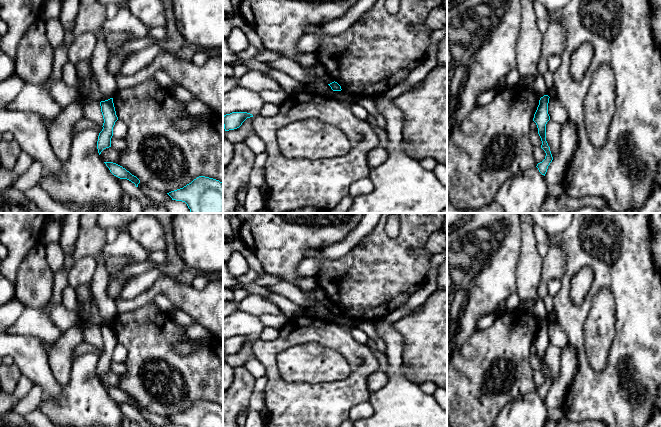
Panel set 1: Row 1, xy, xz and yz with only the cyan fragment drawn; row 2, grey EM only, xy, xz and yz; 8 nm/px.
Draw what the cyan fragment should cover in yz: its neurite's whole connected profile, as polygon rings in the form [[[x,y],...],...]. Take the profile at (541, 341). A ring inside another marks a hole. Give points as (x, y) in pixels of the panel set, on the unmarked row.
[[[544,319],[539,324],[539,329],[537,331],[537,334],[534,338],[533,345],[536,347],[538,352],[538,358],[541,362],[542,369],[541,372],[545,375],[546,380],[545,383],[537,388],[537,392],[539,396],[545,400],[548,390],[553,384],[550,371],[548,370],[548,367],[546,365],[546,348],[550,344],[550,340],[548,338],[548,327],[549,327],[549,320]]]

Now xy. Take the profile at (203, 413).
[[[199,400],[183,412],[167,417],[172,424],[185,427],[223,427],[223,407]]]

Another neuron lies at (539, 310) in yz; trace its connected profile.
[[[537,298],[535,306],[530,312],[539,322],[543,321],[544,319],[547,319],[546,307],[542,298]]]

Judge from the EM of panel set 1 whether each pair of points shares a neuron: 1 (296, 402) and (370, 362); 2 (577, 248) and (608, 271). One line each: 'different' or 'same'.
1: same
2: same

